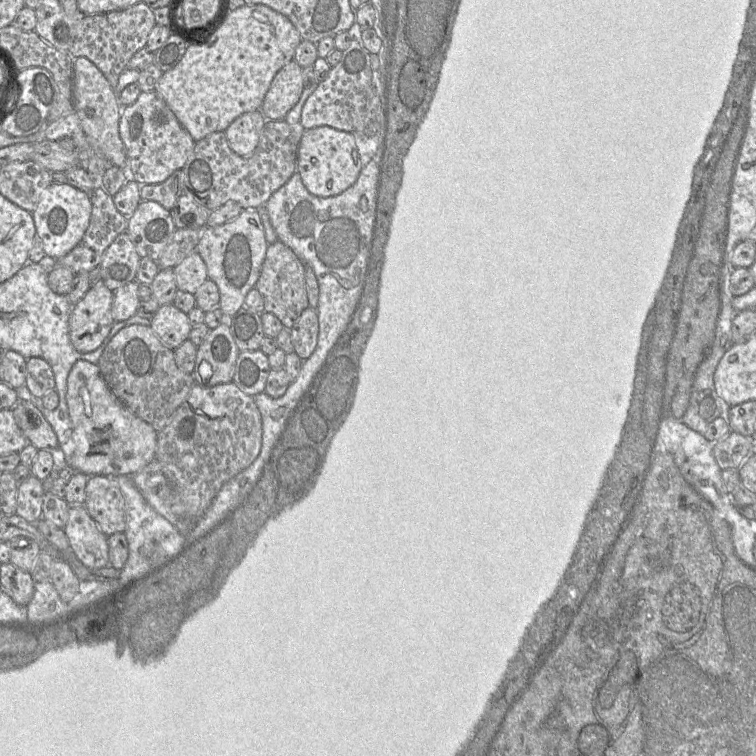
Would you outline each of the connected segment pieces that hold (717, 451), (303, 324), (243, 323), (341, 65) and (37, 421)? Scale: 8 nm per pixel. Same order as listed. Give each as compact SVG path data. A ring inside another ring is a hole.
M731 431L713 444L713 454L722 470L738 470L751 455L753 437Z
M306 308L291 328L294 352L306 360L316 348L319 333L319 320L316 308Z
M241 307L231 317L229 327L241 352L260 349L261 342L265 336L261 315Z
M355 38L349 47L342 51L340 61L331 67L326 79L306 100L300 123L305 130L328 126L351 133L355 138L361 165L364 167L376 153L381 154L384 105L380 72L372 69L371 54L359 38Z
M19 401L13 408L14 418L28 443L38 450L56 450L58 439L42 410L28 401Z

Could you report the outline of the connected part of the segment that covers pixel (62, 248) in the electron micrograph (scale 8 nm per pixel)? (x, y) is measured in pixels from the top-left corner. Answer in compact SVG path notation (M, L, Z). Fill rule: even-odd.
M53 182L41 194L32 212L37 237L43 243L47 256L59 259L68 254L83 238L90 222L92 203L90 196L68 183Z

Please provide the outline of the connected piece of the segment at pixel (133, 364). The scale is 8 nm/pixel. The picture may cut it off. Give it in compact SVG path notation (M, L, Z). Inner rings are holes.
M136 324L121 329L107 344L107 346L101 354L101 357L98 360L97 365L99 367L102 378L108 385L111 392L117 397L117 399L133 414L152 425L158 431L163 429L166 426L166 424L171 420L177 408L186 400L191 388L196 384L191 373L189 374L182 371L176 365L174 359L174 350L168 348L165 344L163 344L162 341L155 334L155 332L151 329L151 327L147 325Z

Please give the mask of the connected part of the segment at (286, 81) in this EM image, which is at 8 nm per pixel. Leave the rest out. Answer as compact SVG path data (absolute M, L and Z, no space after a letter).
M295 61L280 69L273 78L260 108L265 121L283 120L298 103L304 87L302 67Z

